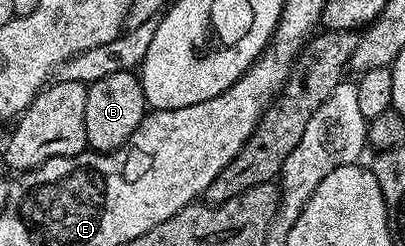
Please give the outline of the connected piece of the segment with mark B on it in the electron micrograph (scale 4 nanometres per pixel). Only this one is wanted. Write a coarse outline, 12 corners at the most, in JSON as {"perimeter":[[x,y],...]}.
{"perimeter":[[108,73],[86,88],[91,151],[120,149],[148,113],[141,78]]}

